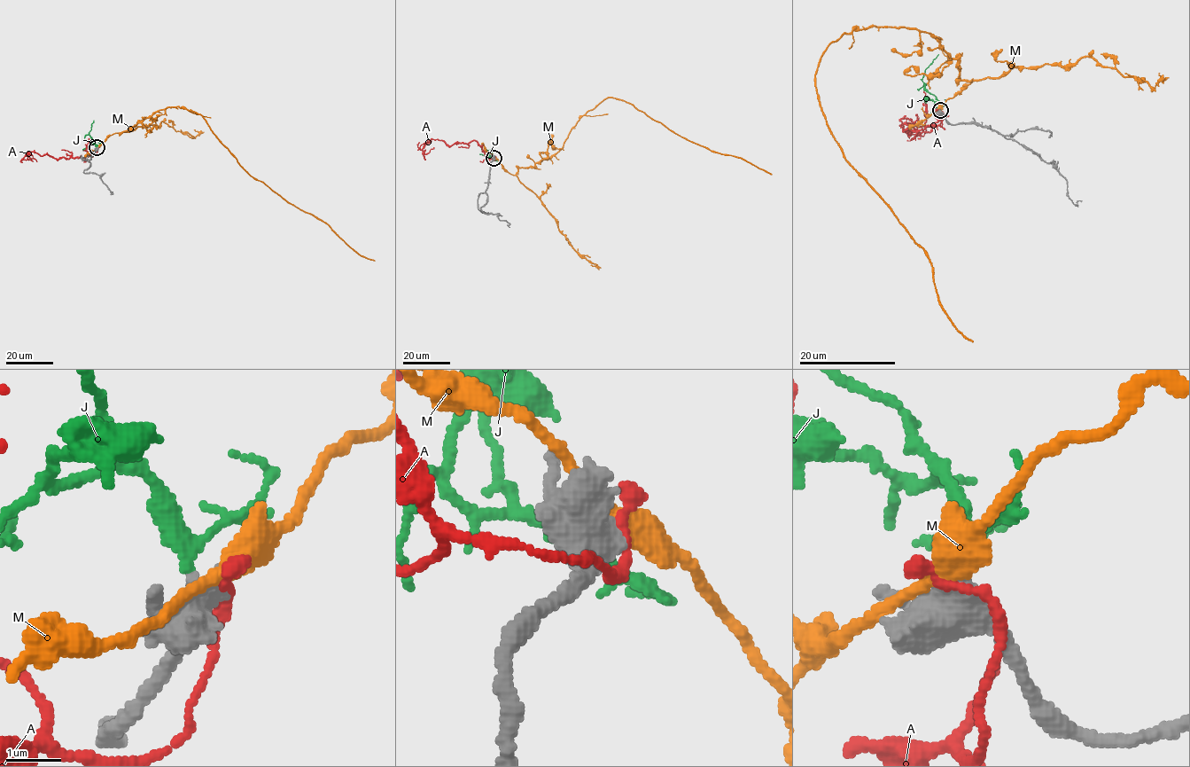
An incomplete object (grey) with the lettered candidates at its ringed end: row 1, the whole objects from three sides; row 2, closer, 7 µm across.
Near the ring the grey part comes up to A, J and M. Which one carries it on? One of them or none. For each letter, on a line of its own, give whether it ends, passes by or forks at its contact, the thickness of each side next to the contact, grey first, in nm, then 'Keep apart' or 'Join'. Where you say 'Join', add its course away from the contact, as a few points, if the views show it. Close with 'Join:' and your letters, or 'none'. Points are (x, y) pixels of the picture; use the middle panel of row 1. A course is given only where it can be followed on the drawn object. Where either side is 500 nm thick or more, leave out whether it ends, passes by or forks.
A: Thickness 500 nm (grey) against 280 nm. Keep apart
J: It passes by. Thickness 480 nm (grey) against 240 nm. Join
M: It passes by. Thickness 460 nm (grey) against 240 nm. Keep apart
Join: J

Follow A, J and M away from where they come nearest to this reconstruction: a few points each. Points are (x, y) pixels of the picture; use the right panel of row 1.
A: (940, 111), (941, 126), (908, 133), (914, 129), (901, 120), (929, 126), (918, 139)
J: (940, 110), (940, 103), (925, 89), (921, 80), (925, 69), (938, 54)
M: (937, 111), (974, 80), (917, 29), (845, 33), (817, 67), (843, 157), (925, 252), (941, 307), (972, 342)

